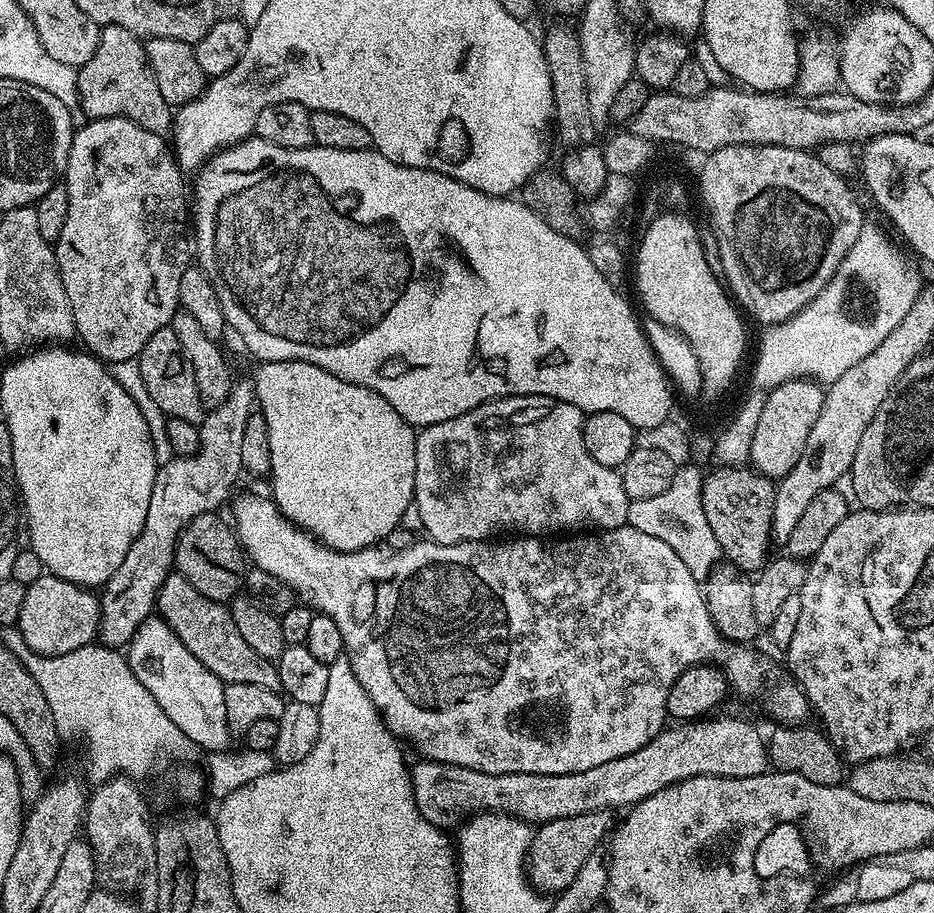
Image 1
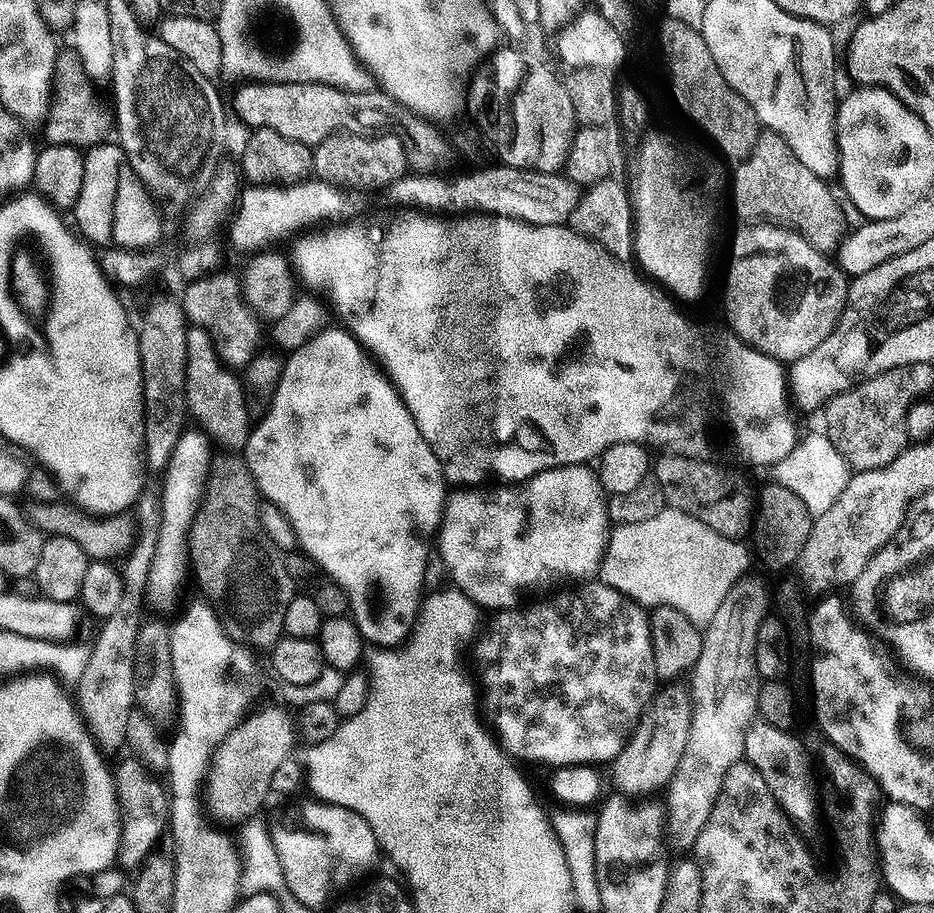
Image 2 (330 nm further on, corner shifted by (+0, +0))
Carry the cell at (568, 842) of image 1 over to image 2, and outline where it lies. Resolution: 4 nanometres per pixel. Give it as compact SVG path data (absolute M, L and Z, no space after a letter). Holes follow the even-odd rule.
M676 682L669 683L667 686L661 687L656 695L652 697L644 707L644 712L640 716L639 722L636 724L628 741L625 742L623 750L616 755L615 760L611 761L612 780L616 783L615 791L619 795L627 798L648 798L651 792L658 793L664 790L671 782L671 776L678 767L678 762L682 758L682 752L686 747L687 732L690 730L691 722L691 698L689 689Z

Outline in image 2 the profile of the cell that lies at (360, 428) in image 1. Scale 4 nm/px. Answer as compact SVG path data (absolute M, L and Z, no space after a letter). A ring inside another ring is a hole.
M325 327L309 337L305 344L287 353L278 390L274 390L267 412L255 421L254 427L249 431L248 440L242 449L242 459L248 466L248 472L256 483L259 495L267 503L278 506L278 510L284 512L292 532L296 535L299 551L311 558L325 576L342 586L348 596L351 619L359 628L361 637L368 639L374 646L390 646L401 643L408 634L422 599L420 587L424 584L424 571L428 568L428 539L437 535L440 526L446 499L446 477L443 464L434 454L434 450L430 450L426 438L422 438L414 418L406 410L391 381L343 327L335 327Z

